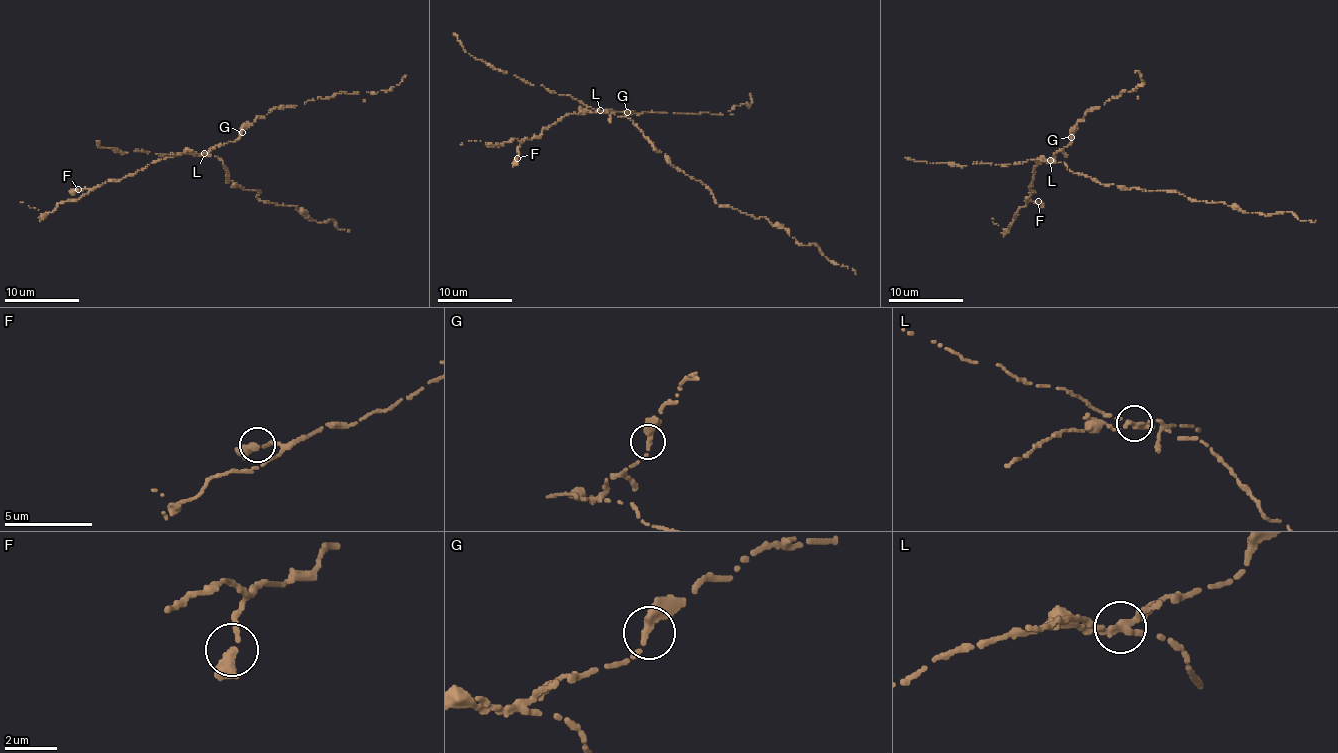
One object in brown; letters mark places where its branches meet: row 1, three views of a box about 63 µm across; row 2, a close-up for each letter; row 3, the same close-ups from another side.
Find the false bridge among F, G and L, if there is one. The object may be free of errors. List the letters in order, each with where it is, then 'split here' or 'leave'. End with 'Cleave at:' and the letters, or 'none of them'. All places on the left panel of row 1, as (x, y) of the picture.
F: at (78, 189); leave
G: at (242, 132); leave
L: at (204, 153); split here
Cleave at: L

